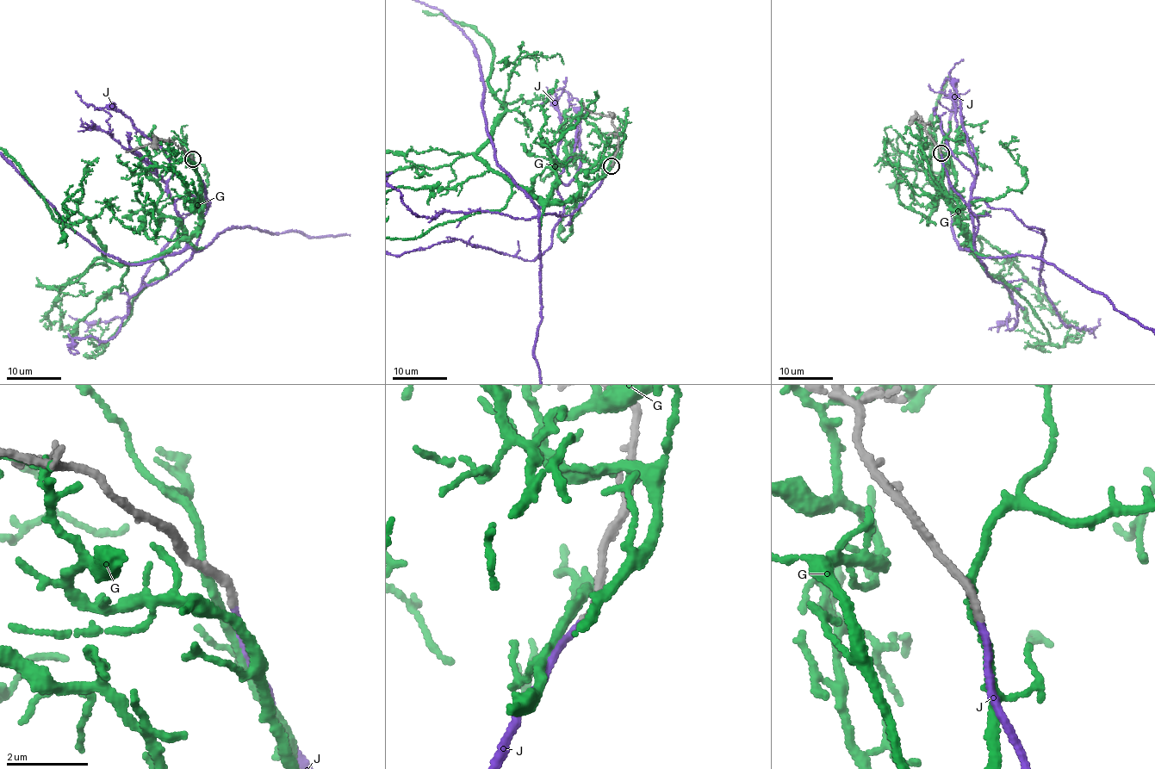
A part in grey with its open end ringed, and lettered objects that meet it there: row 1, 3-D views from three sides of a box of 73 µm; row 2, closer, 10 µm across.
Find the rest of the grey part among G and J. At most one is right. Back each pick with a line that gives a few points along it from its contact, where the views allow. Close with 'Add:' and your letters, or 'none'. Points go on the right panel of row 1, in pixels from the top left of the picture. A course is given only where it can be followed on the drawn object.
Add: J

